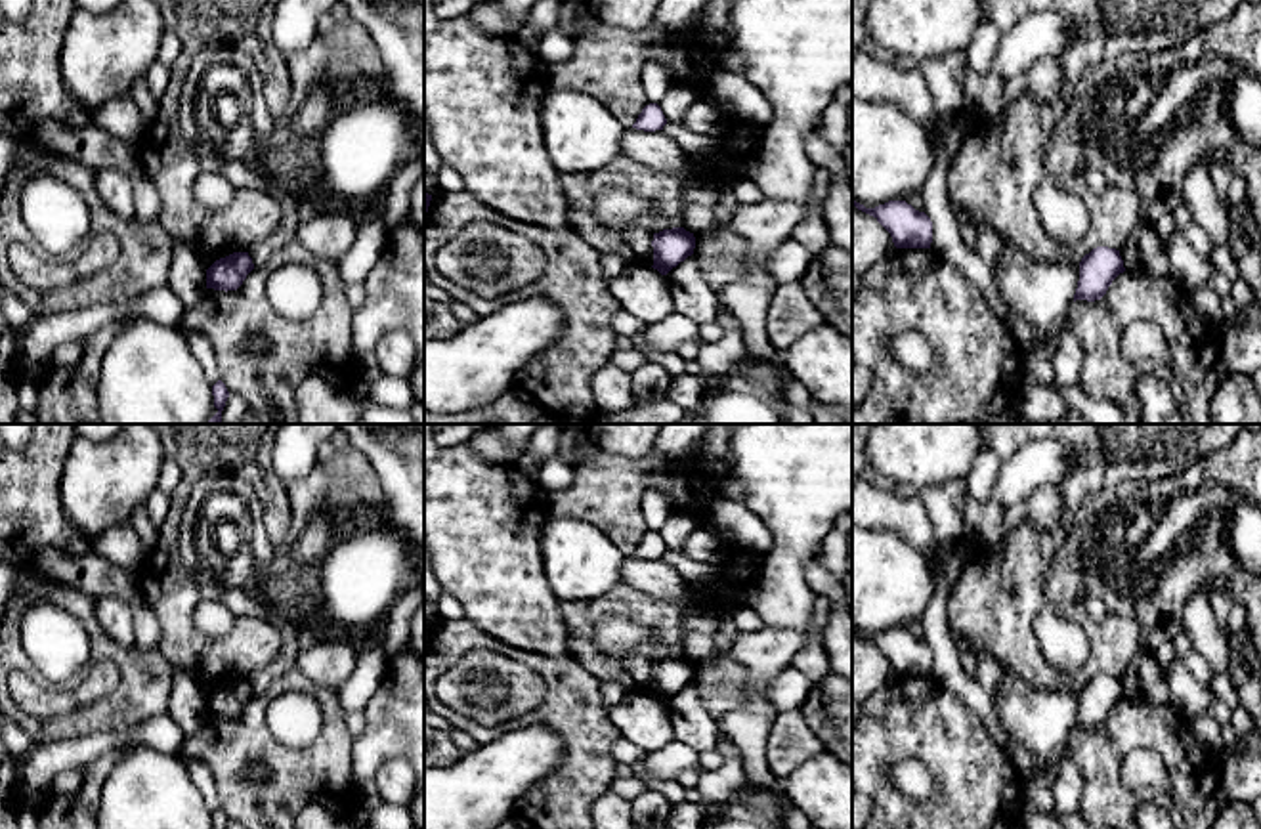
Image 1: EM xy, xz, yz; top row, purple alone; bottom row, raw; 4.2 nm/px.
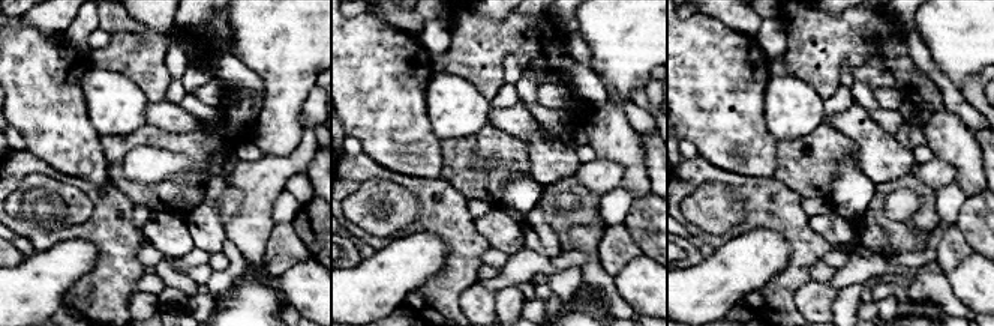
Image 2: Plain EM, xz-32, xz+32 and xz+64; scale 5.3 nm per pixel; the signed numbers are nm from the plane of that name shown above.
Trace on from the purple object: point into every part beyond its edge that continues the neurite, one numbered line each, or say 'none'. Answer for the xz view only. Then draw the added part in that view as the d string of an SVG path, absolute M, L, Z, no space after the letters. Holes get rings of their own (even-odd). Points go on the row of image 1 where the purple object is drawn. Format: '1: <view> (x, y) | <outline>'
none

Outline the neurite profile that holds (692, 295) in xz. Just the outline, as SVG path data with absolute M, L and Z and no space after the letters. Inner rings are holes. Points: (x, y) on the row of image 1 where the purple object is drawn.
M688 256L667 273L674 313L686 315L697 325L716 319L716 294L703 275L697 256Z

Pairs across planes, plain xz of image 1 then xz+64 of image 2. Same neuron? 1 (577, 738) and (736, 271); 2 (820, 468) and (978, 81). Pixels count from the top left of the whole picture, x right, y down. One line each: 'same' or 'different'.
1: different
2: different

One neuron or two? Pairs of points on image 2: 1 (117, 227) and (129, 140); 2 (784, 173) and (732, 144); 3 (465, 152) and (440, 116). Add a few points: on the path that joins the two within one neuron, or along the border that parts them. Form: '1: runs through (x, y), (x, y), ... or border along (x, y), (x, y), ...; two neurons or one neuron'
1: border along (110, 182), (135, 205); two neurons
2: border along (777, 141), (777, 169), (771, 175); two neurons
3: border along (488, 123), (464, 137), (441, 140); two neurons

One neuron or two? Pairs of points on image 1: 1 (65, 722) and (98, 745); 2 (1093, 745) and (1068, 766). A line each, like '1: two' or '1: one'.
1: two
2: two

